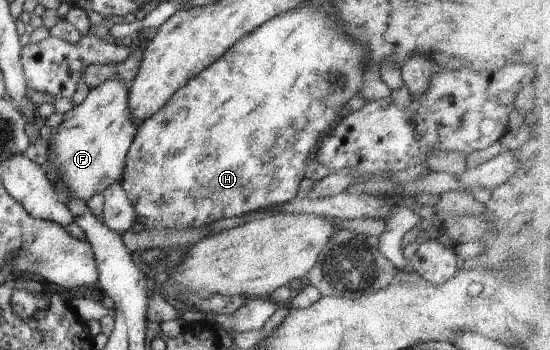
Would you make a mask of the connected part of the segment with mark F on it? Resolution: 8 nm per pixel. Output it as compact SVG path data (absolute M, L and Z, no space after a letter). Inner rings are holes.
M121 79L103 81L90 89L83 103L65 113L63 123L53 131L48 144L47 175L61 201L77 197L88 201L95 193L122 179L127 153L137 134L137 123L129 111L129 85ZM55 175L63 175L57 179Z

